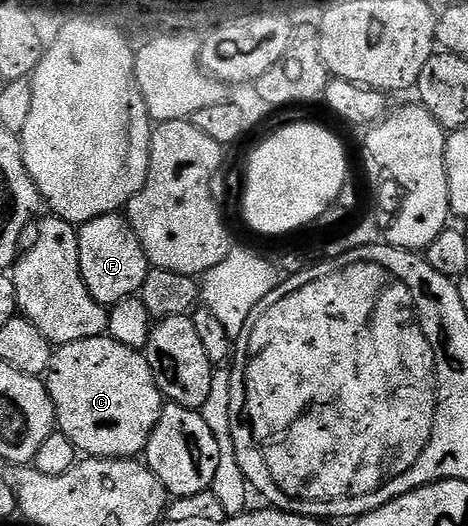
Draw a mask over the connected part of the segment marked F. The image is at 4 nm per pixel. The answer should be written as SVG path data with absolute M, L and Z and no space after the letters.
M113 214L81 224L78 231L82 278L93 298L99 304L111 306L122 298L137 295L142 282L146 282L150 265L142 250L142 242L138 242L138 234L134 234L132 223L123 215Z

